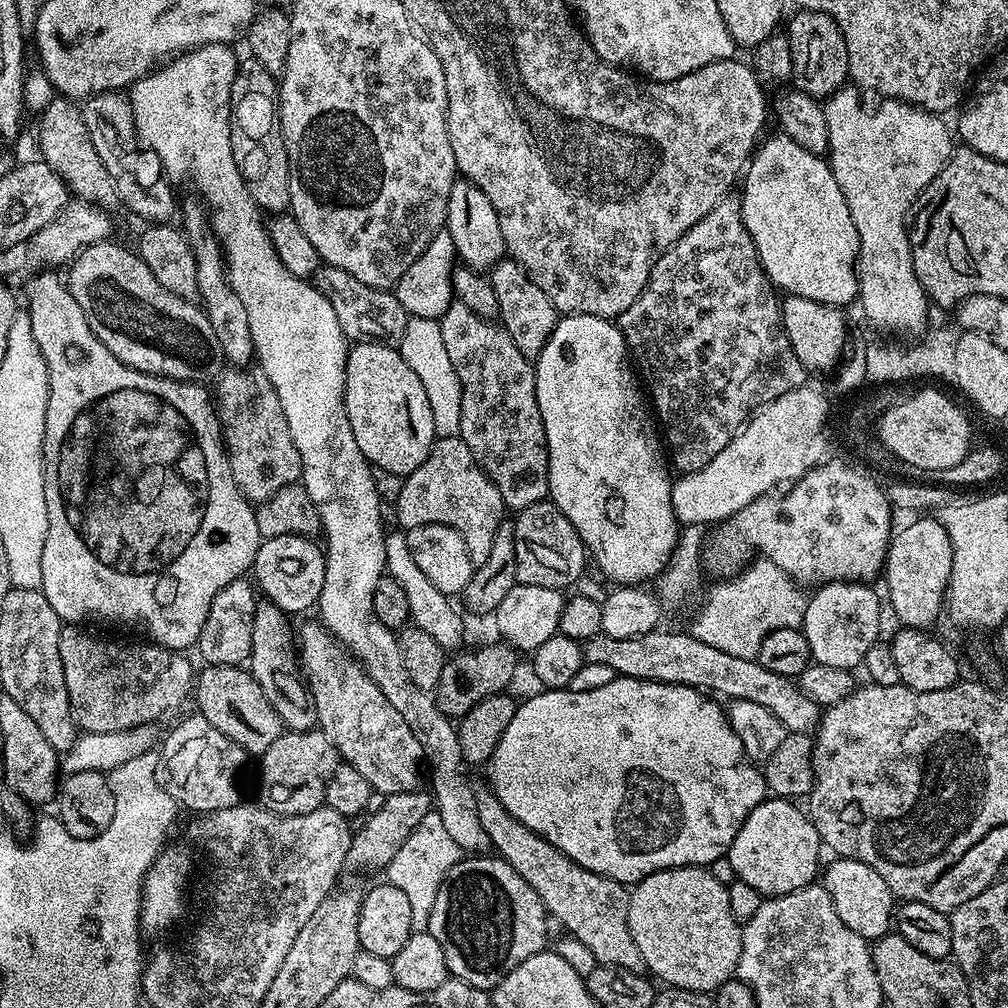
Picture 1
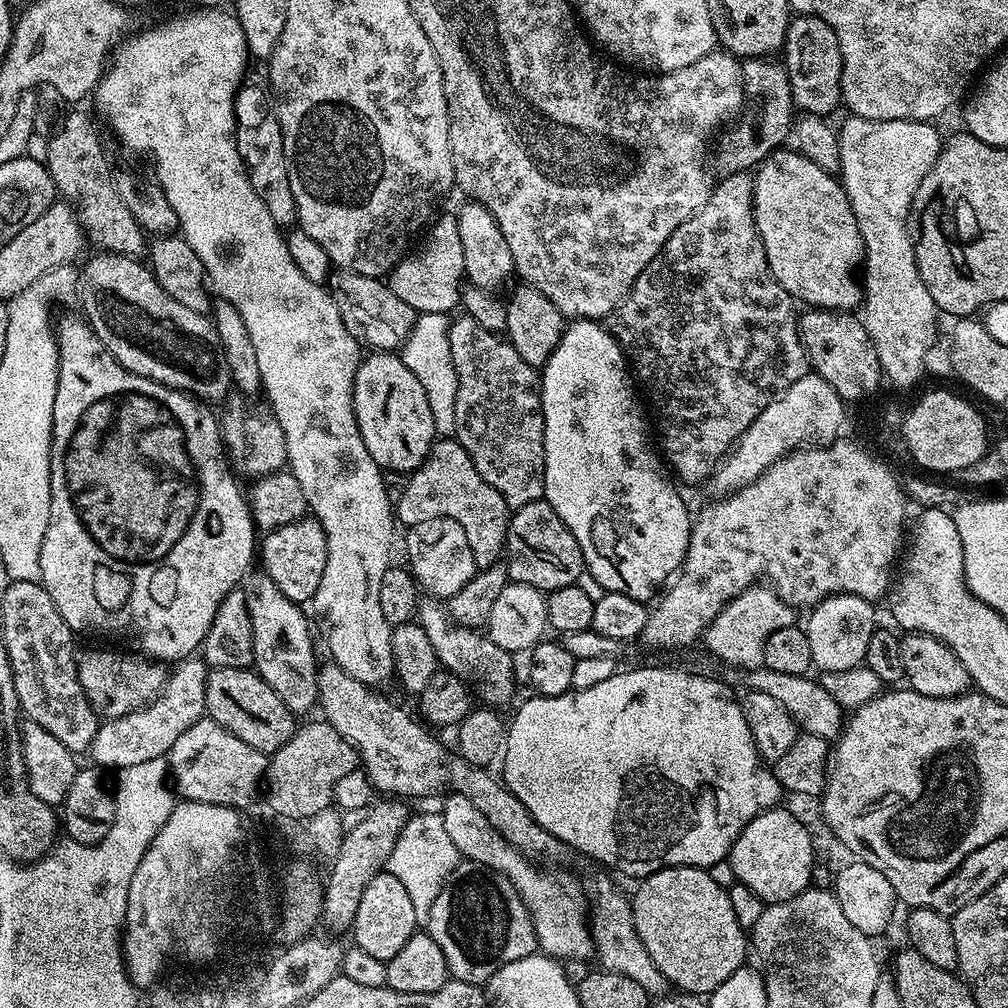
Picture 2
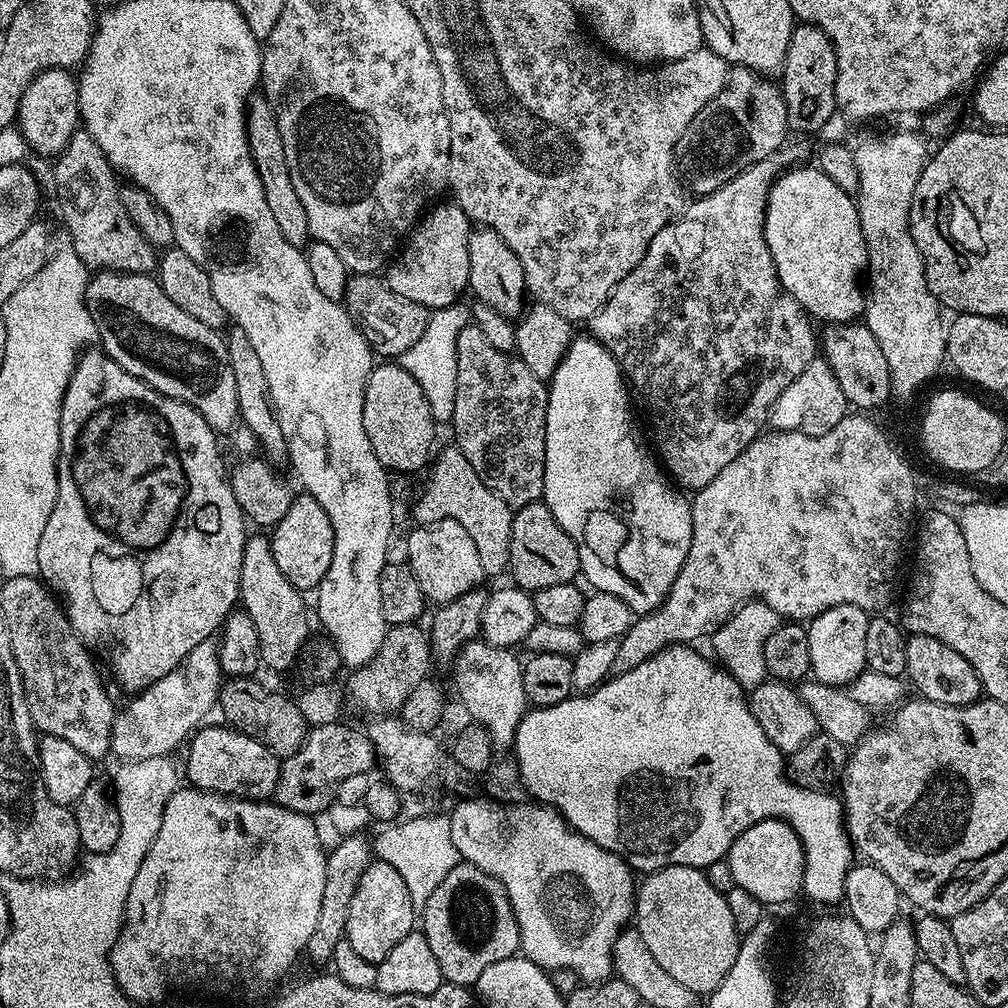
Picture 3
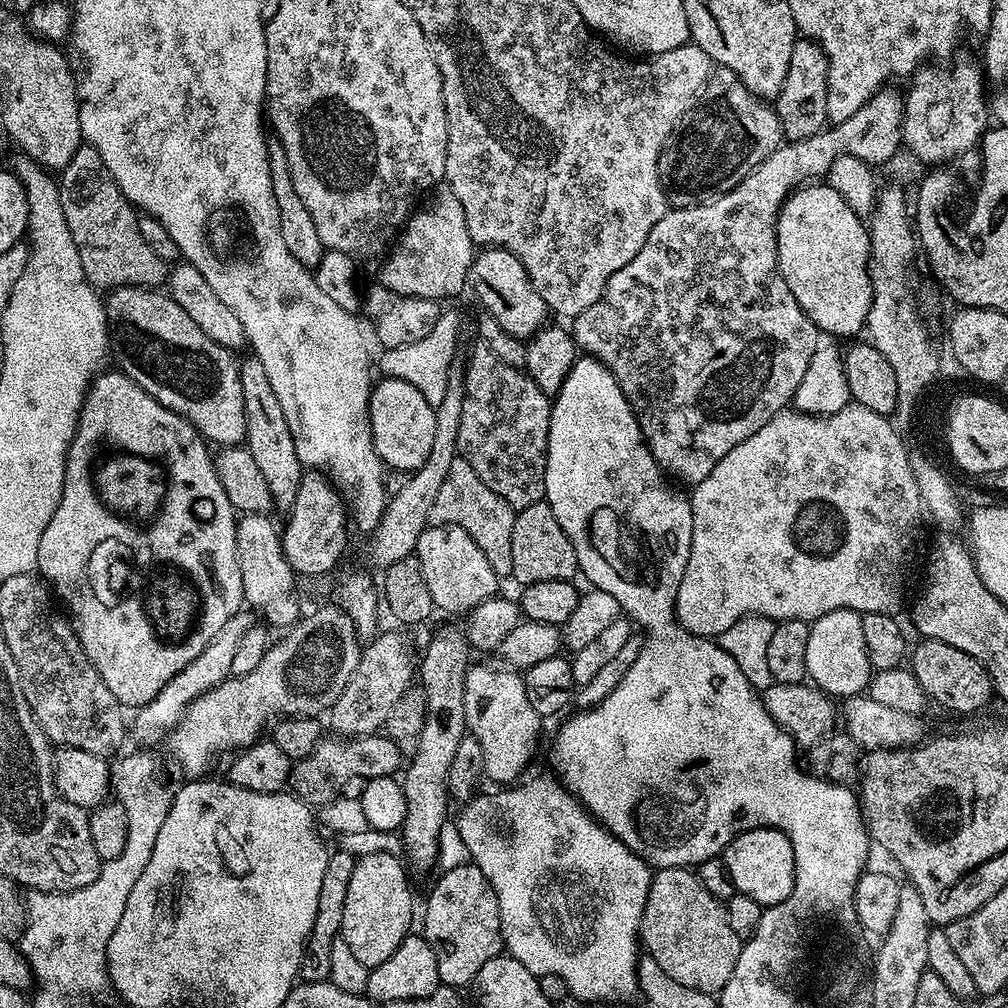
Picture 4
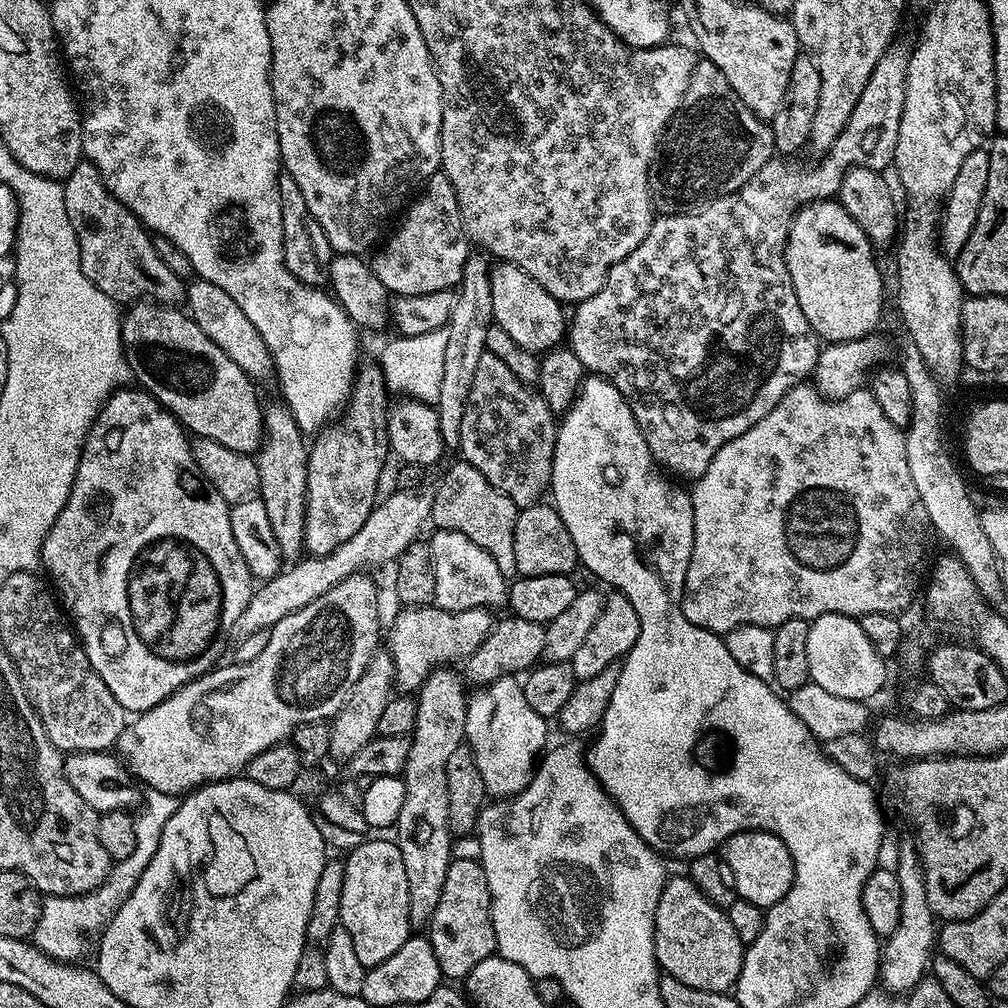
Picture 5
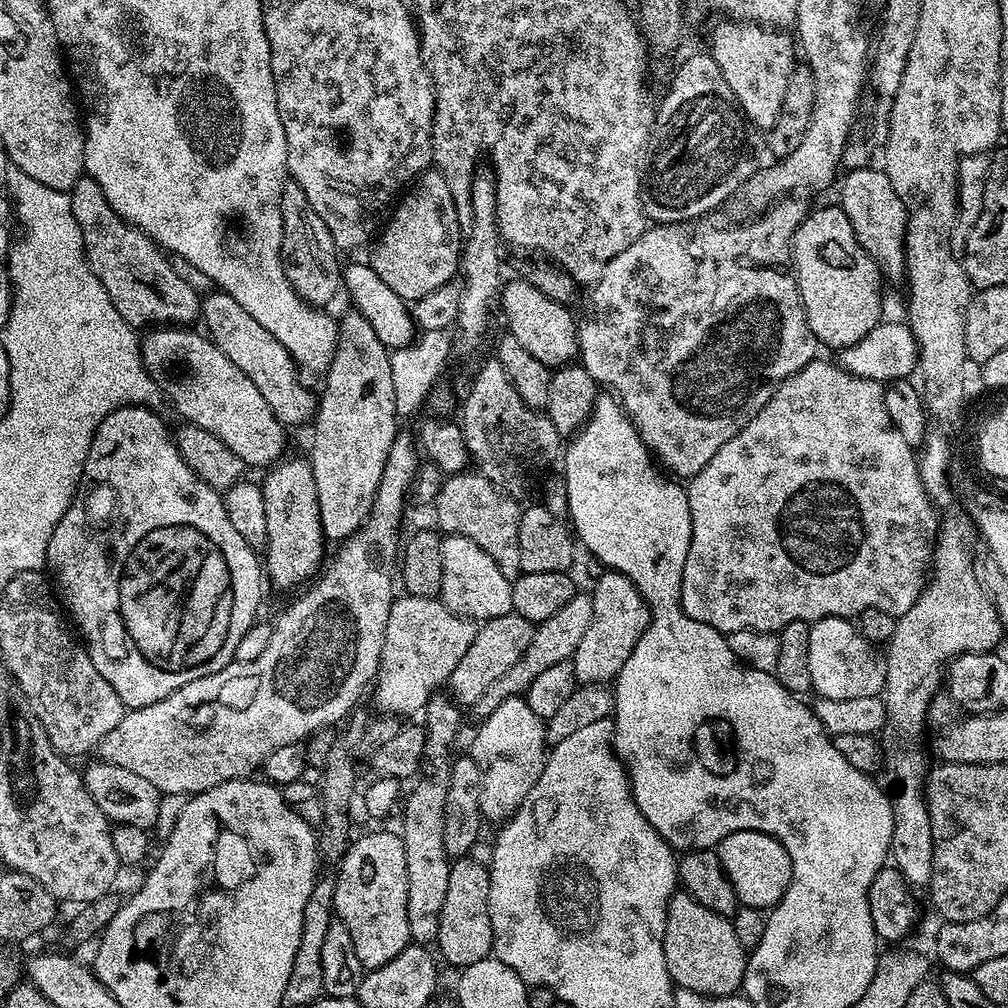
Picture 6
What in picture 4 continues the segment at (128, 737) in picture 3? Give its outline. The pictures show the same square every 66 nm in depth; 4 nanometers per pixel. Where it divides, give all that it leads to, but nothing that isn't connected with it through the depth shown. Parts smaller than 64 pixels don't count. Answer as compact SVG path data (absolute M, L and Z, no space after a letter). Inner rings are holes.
M248 610L234 613L230 622L226 622L226 626L222 626L222 630L218 630L218 634L214 634L210 646L206 646L206 650L202 650L202 654L198 654L198 658L194 658L194 662L190 662L190 666L186 666L186 670L180 670L150 702L137 709L134 732L142 741L156 742L159 739L161 741L166 733L176 727L177 722L193 701L209 692L210 689L216 688L224 679L232 676L234 650L238 648L242 634L246 634L246 630L254 627L251 615L253 616L253 613Z

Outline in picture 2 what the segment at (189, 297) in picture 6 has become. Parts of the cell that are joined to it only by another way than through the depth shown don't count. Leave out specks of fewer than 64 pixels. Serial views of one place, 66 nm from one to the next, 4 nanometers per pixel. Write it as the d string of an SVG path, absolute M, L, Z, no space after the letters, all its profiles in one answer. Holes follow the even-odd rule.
M72 112L68 117L65 118L64 121L60 124L60 129L57 130L56 133L53 134L52 137L48 140L48 149L42 153L42 159L45 164L48 166L48 173L50 174L50 178L54 182L54 186L56 187L57 193L67 203L71 204L73 208L76 209L76 217L78 218L78 222L80 223L81 228L84 229L84 234L89 245L92 244L93 249L99 250L100 252L113 252L114 254L118 254L119 256L134 256L137 258L143 257L146 252L146 233L140 229L138 226L138 222L134 222L134 214L130 214L130 210L126 210L126 202L122 202L122 198L118 198L118 190L116 189L117 181L114 179L114 172L112 176L112 168L108 165L108 156L104 153L104 148L100 145L100 136L96 133L96 124L97 121L87 116L84 112Z

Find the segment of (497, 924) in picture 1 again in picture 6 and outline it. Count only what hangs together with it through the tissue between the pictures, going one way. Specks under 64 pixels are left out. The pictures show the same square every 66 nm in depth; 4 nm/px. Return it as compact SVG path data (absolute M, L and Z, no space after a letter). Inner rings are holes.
M471 855L461 856L459 858L453 859L451 861L451 866L452 866L452 869L450 870L450 882L446 882L446 902L442 902L442 918L440 919L440 925L438 926L438 934L436 935L436 944L438 945L438 949L440 948L441 953L439 952L439 955L442 957L442 960L443 960L442 955L444 955L444 960L445 960L446 963L453 964L453 966L456 967L456 970L463 970L466 966L470 966L474 962L482 962L483 960L487 960L487 959L489 959L489 957L491 957L493 955L493 950L492 950L492 927L490 926L490 914L488 913L488 899L490 898L490 882L492 881L492 879L490 879L490 877L488 876L489 867L486 866L486 865L482 865L481 863L472 860Z

